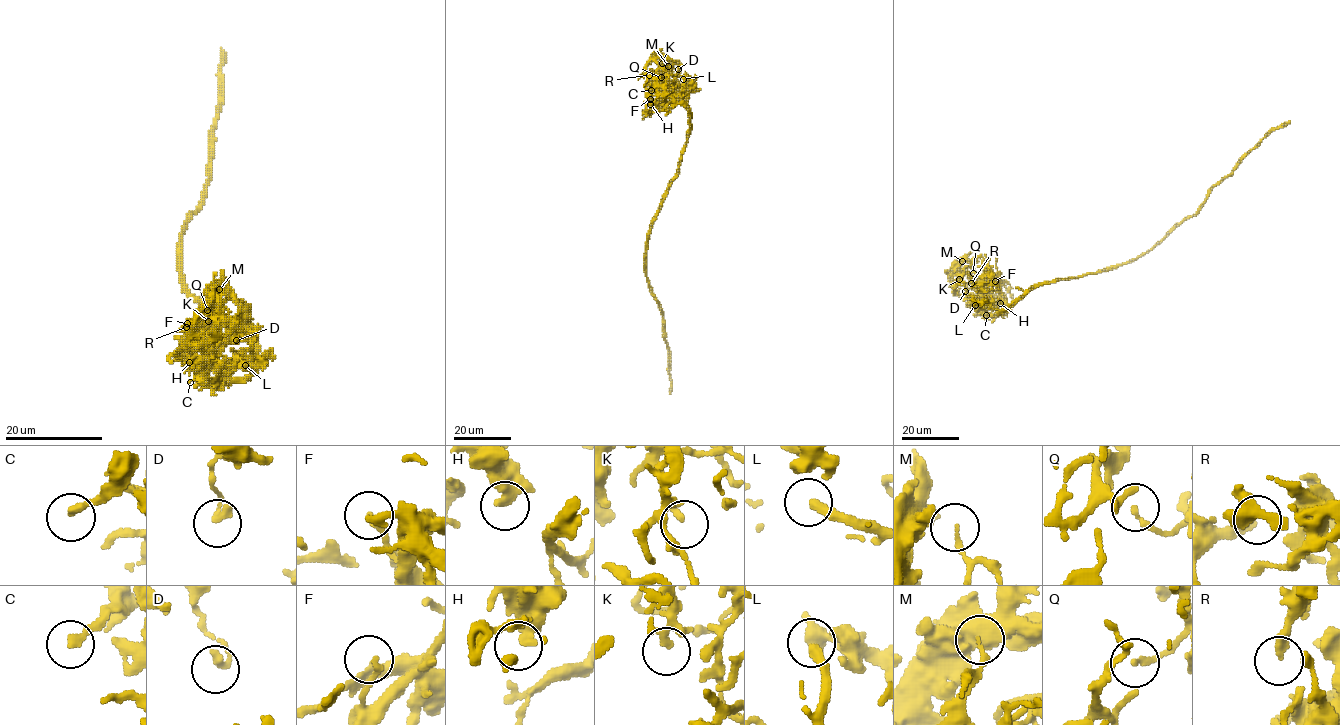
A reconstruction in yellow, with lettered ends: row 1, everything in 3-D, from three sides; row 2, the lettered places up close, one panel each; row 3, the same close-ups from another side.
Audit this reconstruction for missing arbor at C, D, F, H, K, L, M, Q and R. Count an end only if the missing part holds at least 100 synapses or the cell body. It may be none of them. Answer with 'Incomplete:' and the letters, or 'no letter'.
Incomplete: no letter

